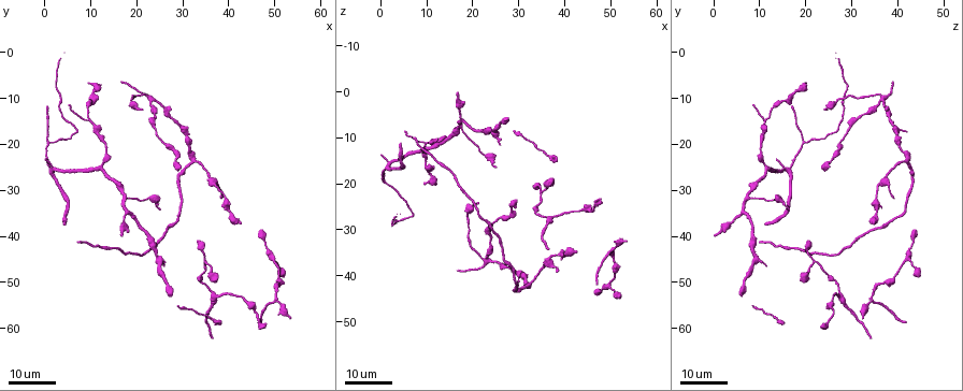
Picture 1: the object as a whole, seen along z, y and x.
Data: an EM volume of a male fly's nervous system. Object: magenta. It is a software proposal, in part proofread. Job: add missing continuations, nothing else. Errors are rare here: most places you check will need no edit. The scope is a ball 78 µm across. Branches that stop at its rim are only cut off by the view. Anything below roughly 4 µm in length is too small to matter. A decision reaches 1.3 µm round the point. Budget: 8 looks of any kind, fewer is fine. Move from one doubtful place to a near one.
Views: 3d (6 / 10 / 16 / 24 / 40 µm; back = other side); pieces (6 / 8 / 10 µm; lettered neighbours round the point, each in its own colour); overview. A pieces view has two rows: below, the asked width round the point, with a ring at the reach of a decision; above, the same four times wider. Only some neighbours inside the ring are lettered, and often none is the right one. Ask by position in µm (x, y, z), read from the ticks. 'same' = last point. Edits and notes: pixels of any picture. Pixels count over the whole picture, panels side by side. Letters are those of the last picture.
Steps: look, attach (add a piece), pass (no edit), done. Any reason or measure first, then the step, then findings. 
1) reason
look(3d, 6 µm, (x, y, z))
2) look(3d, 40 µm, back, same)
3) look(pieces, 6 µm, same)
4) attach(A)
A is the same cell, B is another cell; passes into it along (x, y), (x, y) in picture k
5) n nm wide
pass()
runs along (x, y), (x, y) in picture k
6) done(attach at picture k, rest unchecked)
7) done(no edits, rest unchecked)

look(3d, 24 µm, (17.0, 6.5, 39.0))

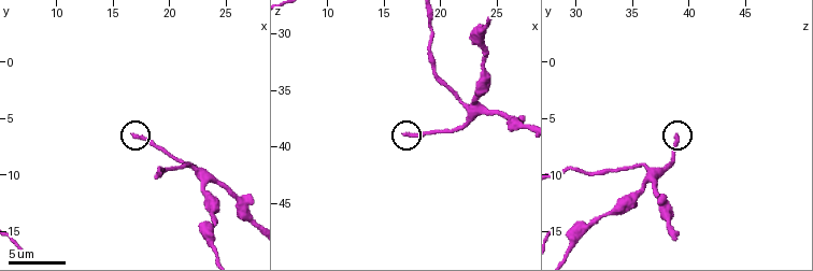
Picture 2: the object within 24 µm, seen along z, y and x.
look(pieces, 6 µm, (16.8, 6.6, 39.0))

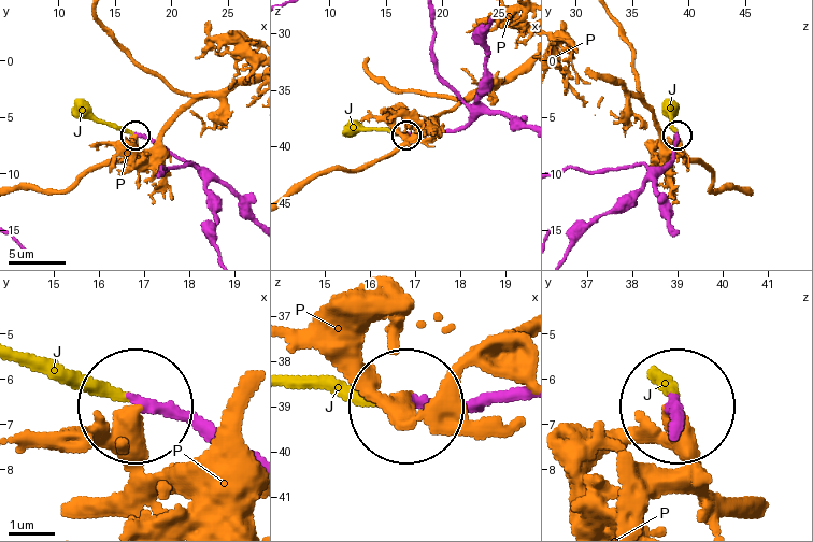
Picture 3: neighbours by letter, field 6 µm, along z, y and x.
attach(J)
J is the same cell, P is another cell; it goes on there

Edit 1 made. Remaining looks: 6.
see it whole again
look(overview)

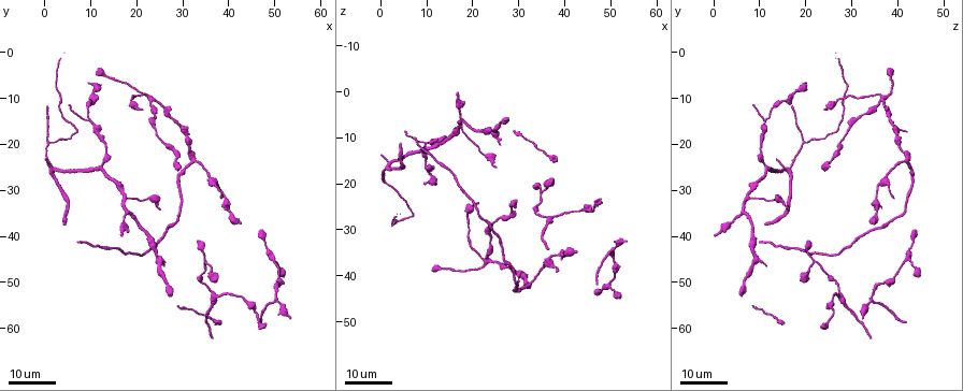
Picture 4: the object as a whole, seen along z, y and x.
free end
look(3d, 24 µm, (21.0, 12.0, 24.5))

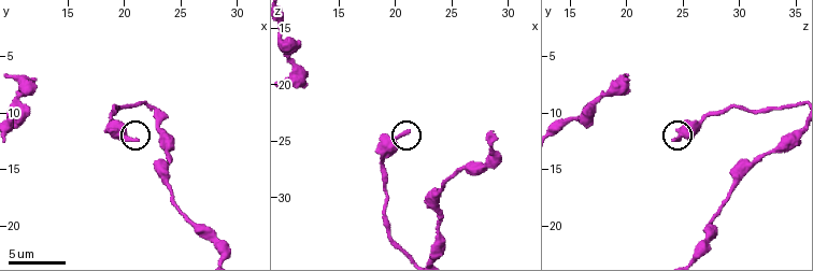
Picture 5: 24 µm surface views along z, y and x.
what lies round it
look(pieces, 10 µm, (21.2, 12.2, 24.4))

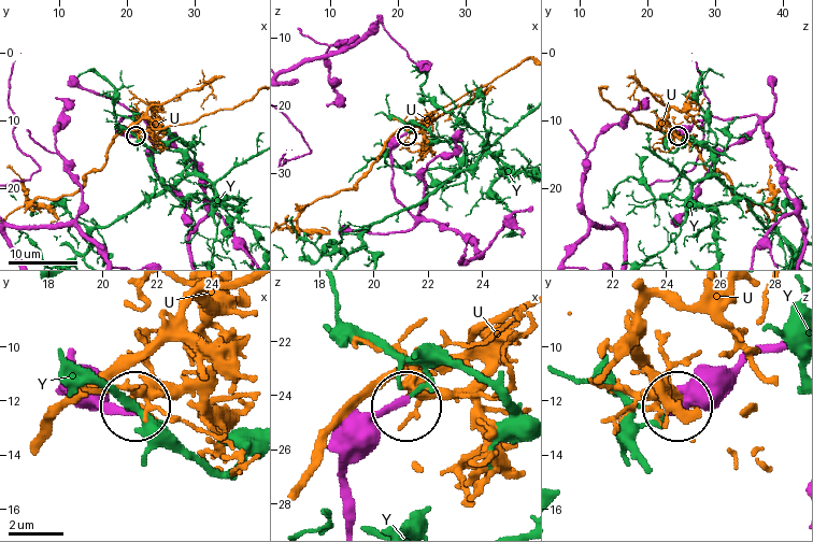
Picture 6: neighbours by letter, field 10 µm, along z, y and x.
pass()
U and Y are other cells; no lettered piece goes on from it

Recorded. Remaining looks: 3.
free end
look(3d, 16 µm, (24.5, 34.0, 16.5))

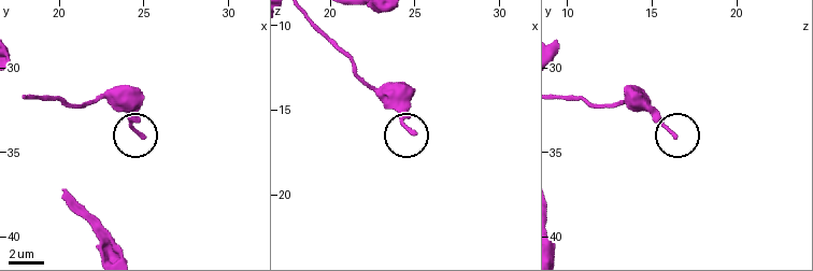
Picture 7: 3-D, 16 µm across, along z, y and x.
look(pieces, 6 µm, (24.9, 34.1, 16.2))

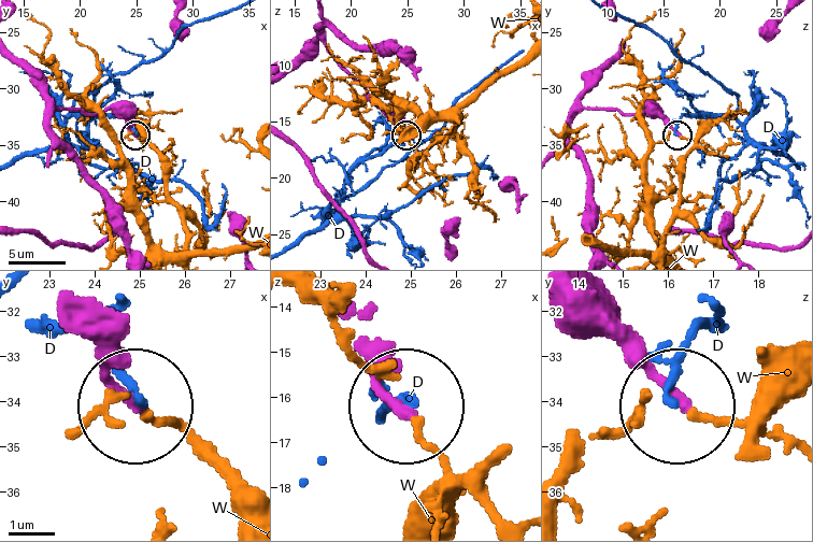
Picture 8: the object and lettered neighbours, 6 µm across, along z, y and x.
pass()
D and W are other cells; no lettered piece goes on from it

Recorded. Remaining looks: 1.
done(attach at picture 3, rest unchecked)

